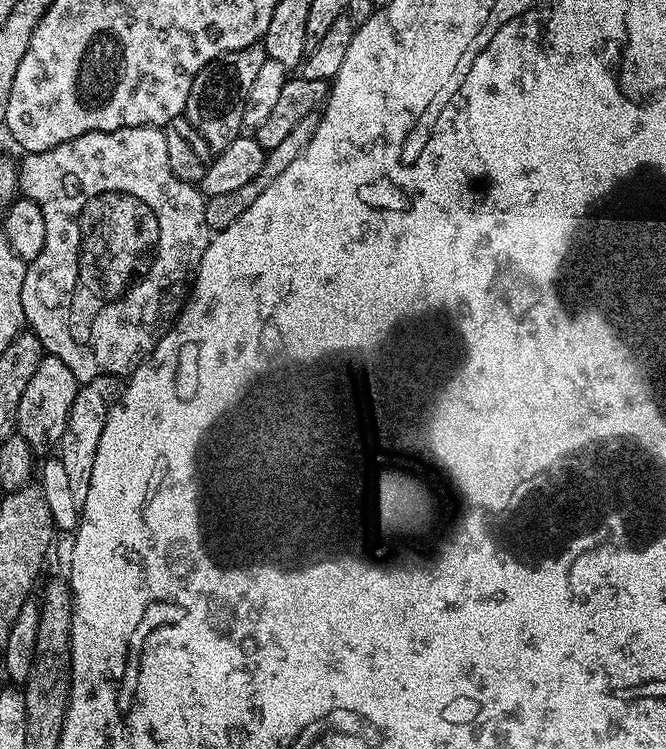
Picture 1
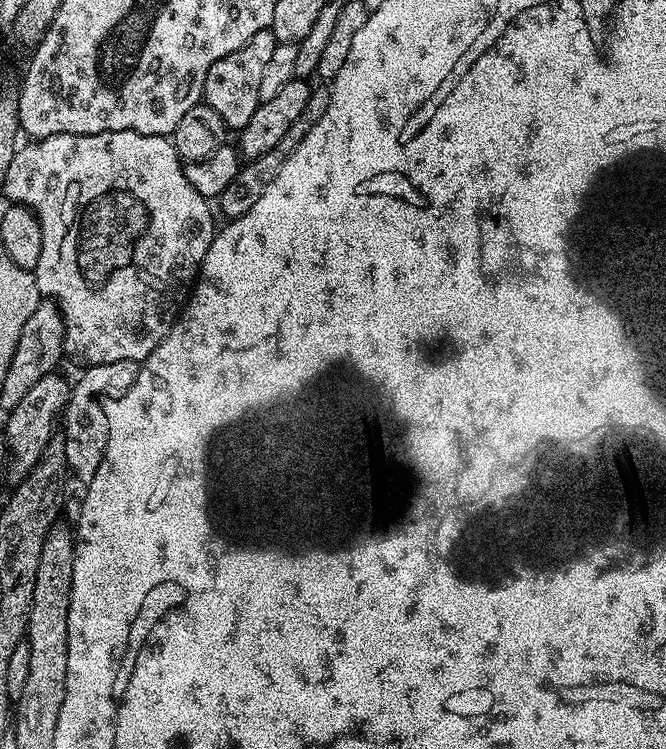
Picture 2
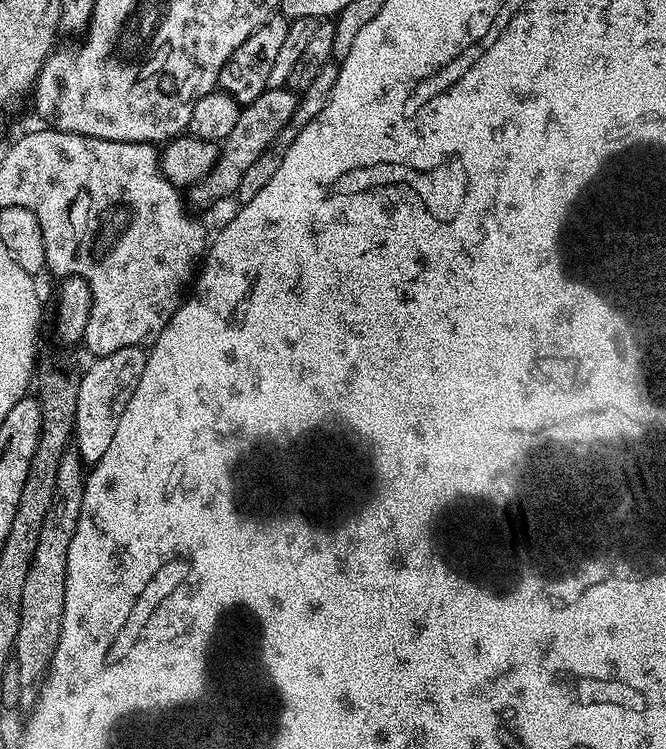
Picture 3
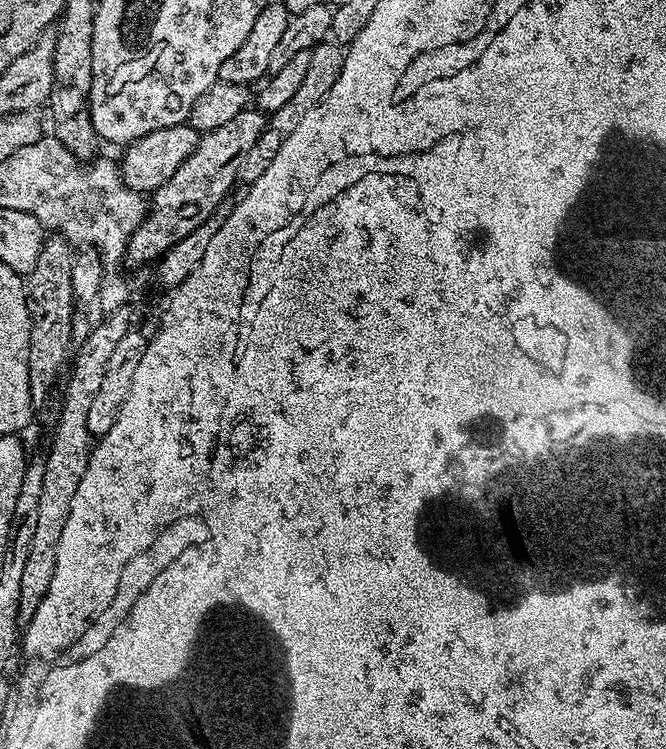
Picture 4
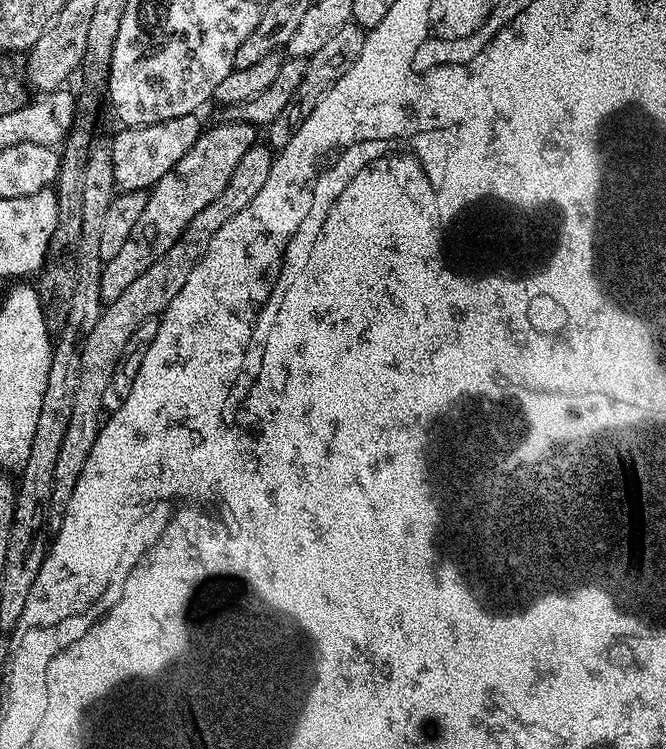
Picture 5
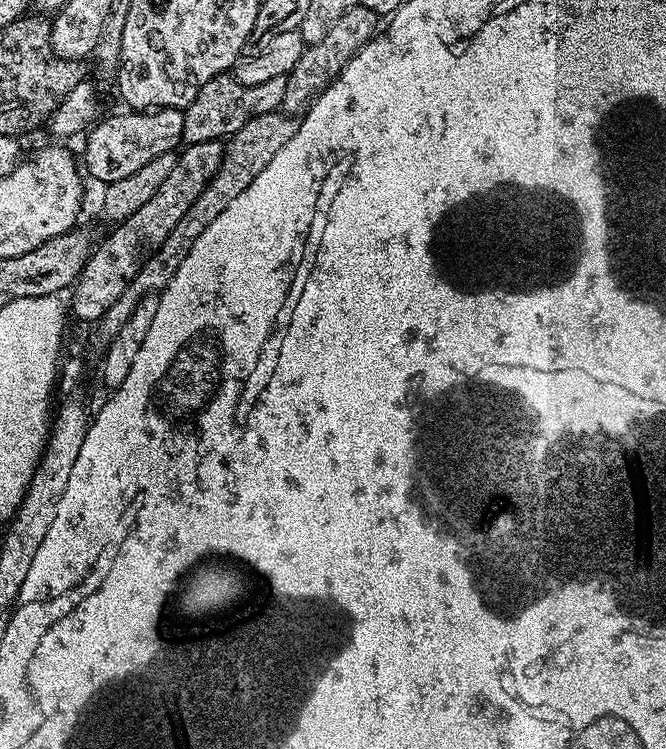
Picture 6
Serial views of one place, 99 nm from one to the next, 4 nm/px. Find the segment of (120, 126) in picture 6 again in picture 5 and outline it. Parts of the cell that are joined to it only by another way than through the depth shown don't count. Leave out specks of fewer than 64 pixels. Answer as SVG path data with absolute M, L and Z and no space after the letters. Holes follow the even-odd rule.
M193 114L137 128L121 127L121 132L110 140L117 189L125 192L148 190L158 182L158 178L162 178L162 174L174 170L174 162L178 162L194 142L198 142L202 131L200 118Z

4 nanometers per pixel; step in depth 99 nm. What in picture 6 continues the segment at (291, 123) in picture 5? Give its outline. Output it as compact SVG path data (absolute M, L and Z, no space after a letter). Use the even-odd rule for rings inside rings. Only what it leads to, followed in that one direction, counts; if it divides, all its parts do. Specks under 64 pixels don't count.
M357 2L354 10L349 10L326 34L326 38L322 38L322 42L307 45L302 58L298 58L294 70L290 70L287 77L283 111L290 116L299 117L308 105L335 80L336 75L348 65L350 58L357 56L372 41L372 37L377 35L381 24L381 17L376 16L374 10L366 10L366 6Z

